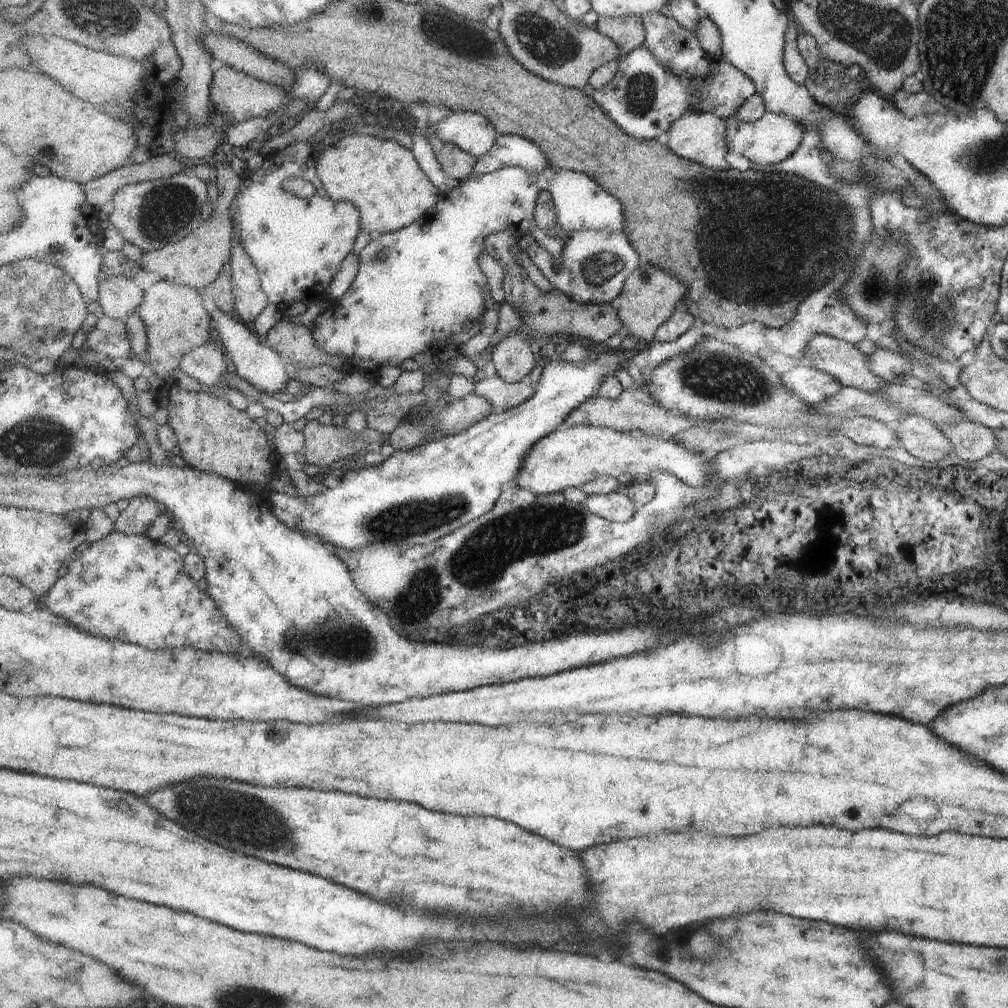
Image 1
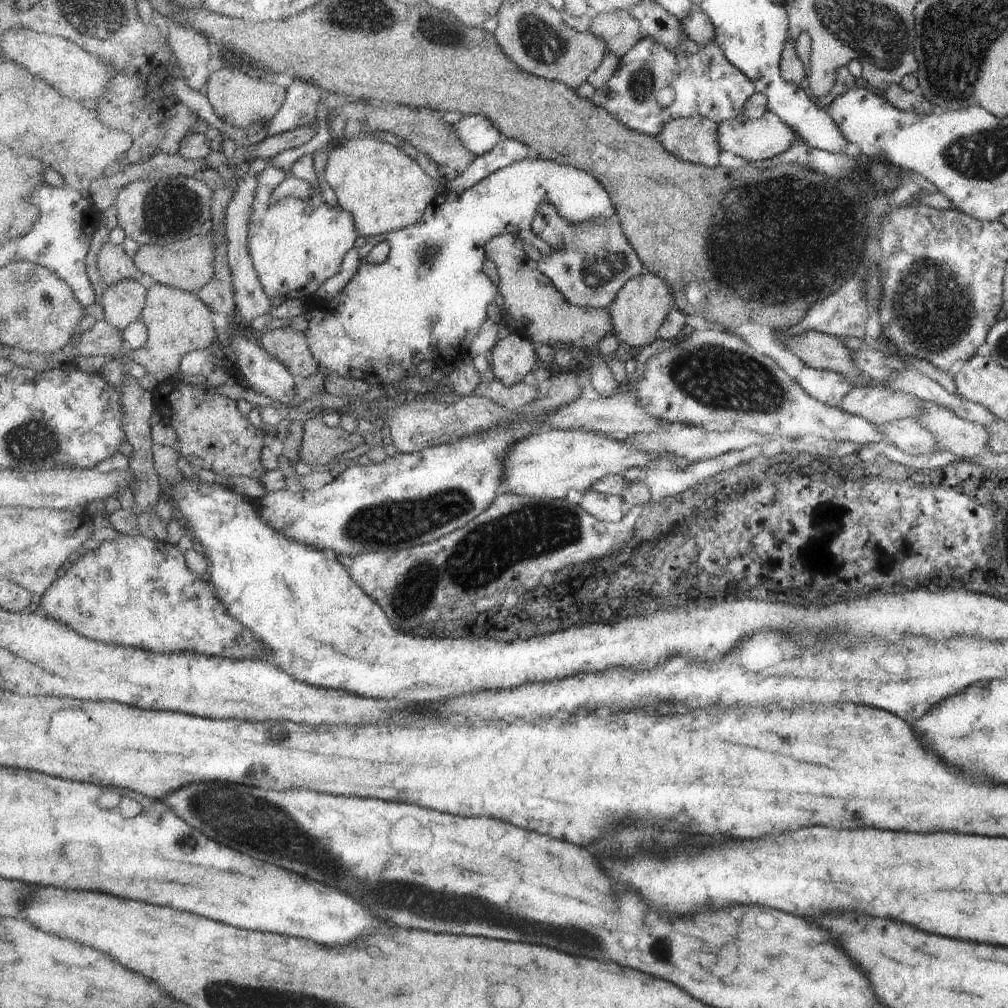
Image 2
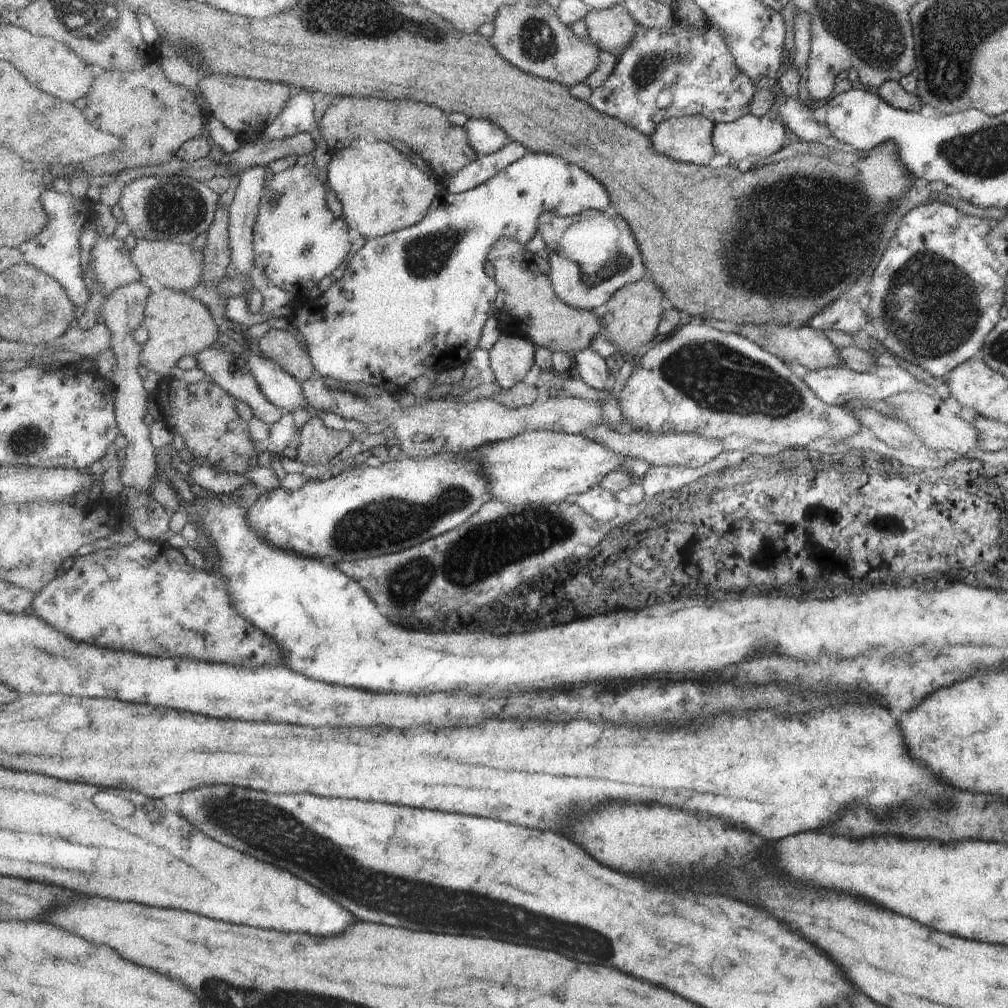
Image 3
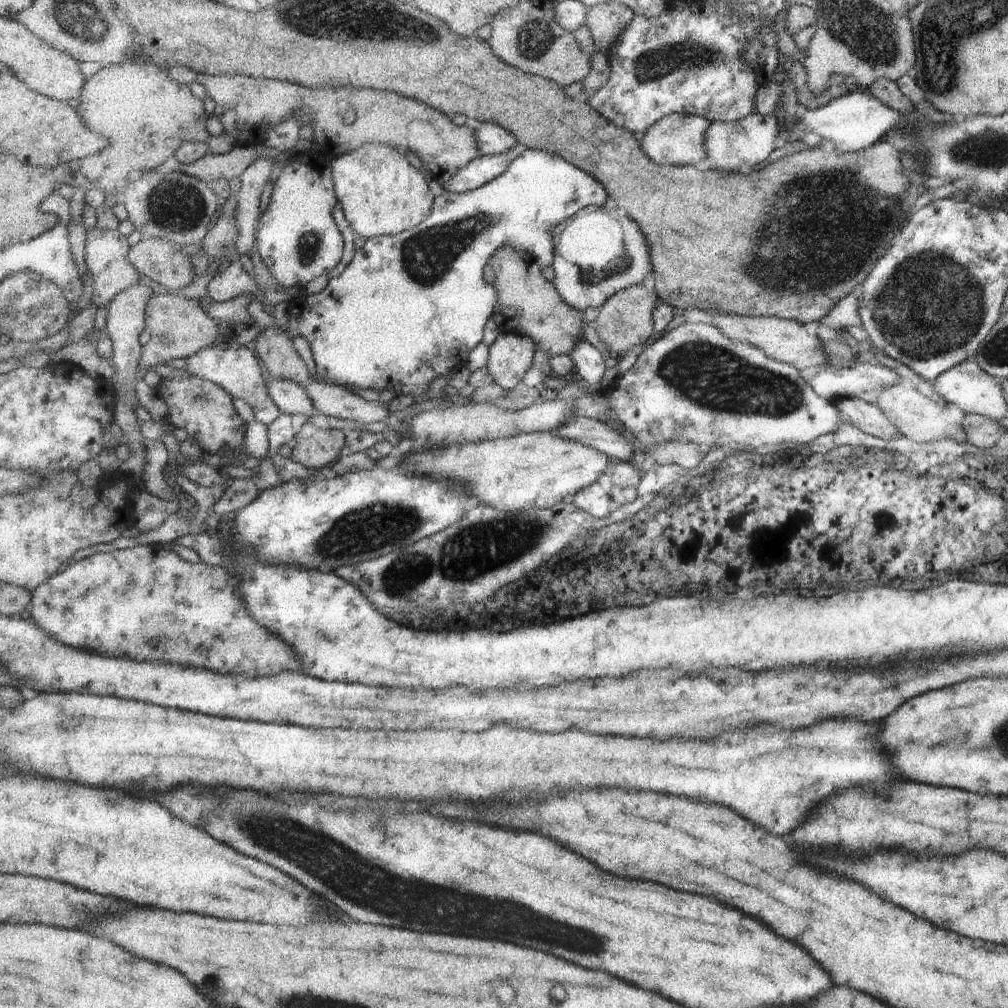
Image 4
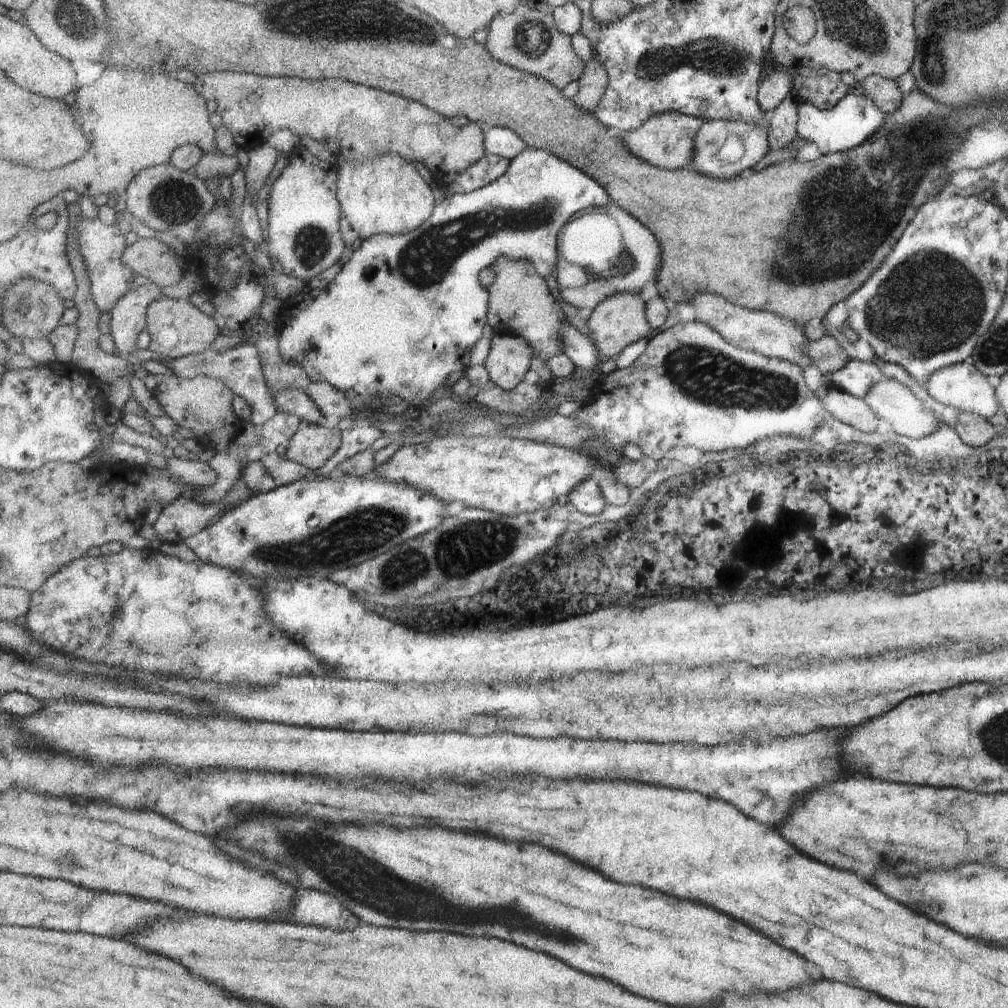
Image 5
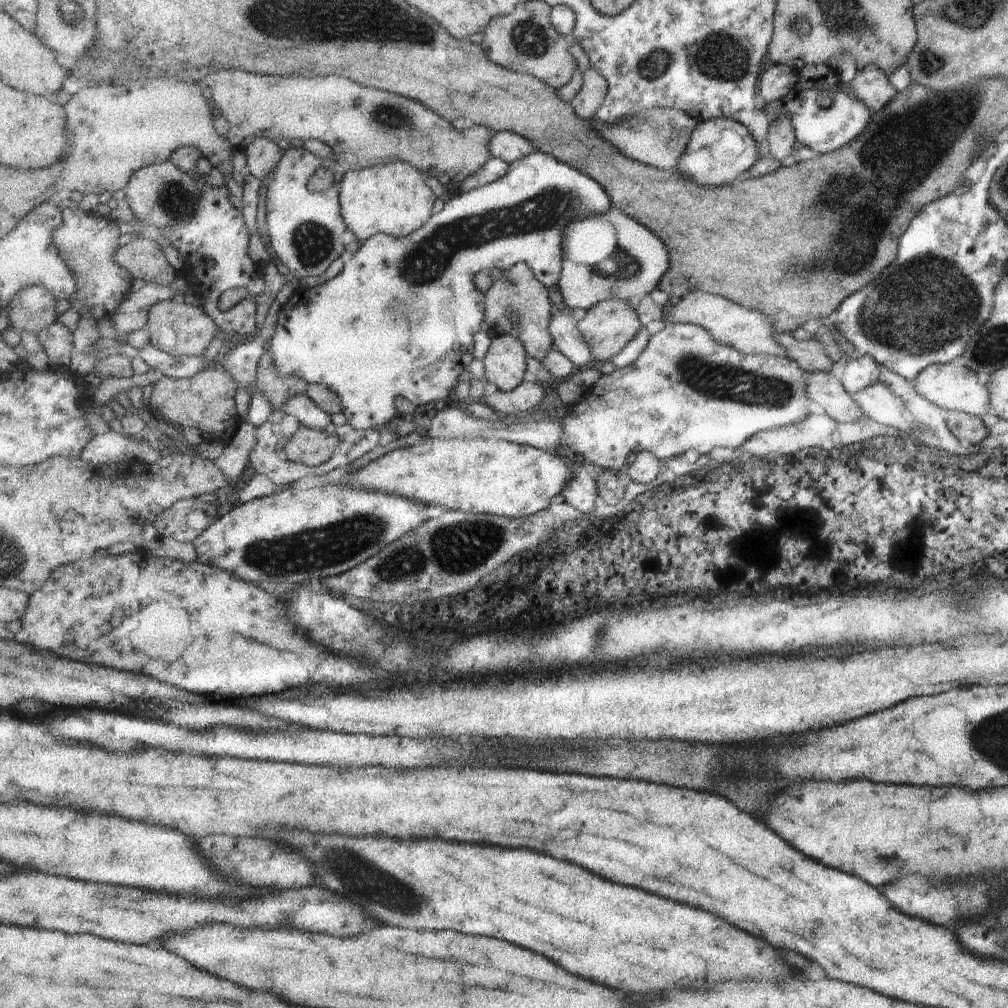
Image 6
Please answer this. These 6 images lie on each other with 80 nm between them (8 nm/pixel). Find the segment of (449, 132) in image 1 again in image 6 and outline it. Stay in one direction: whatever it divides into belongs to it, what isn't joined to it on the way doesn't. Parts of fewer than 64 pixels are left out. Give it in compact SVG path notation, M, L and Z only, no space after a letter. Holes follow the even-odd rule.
M493 129L493 138L489 148L492 157L507 160L508 164L513 164L525 156L536 151L533 144L526 137L520 136L512 131L501 131Z

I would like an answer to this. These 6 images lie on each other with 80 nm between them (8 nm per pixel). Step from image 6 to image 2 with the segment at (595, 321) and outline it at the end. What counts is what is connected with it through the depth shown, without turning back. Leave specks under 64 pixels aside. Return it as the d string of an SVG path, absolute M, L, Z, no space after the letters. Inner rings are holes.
M645 270L625 283L609 307L608 311L614 324L613 334L619 344L627 344L631 351L653 344L659 338L659 329L673 308L674 294L670 286L660 276Z

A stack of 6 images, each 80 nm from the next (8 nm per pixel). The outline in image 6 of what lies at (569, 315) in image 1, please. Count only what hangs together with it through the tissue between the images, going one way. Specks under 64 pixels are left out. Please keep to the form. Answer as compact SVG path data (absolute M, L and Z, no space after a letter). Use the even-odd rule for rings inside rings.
M527 262L509 266L509 270L500 270L496 267L488 270L492 278L492 287L486 292L486 324L491 333L518 337L522 342L529 357L543 362L547 354L555 349L555 340L551 335L551 316L553 304L549 300L547 286L537 280L531 266ZM517 312L519 320L513 322L509 316Z

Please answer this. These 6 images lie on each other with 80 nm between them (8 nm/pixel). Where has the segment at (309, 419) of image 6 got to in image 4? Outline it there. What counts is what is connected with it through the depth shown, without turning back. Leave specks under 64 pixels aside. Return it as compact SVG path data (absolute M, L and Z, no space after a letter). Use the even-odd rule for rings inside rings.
M260 359L259 368L261 368L263 378L267 382L269 396L277 404L283 415L305 414L309 417L315 412L316 408L311 402L310 396L307 396L305 388L297 384L297 382L293 382L293 380L270 377L267 366Z

